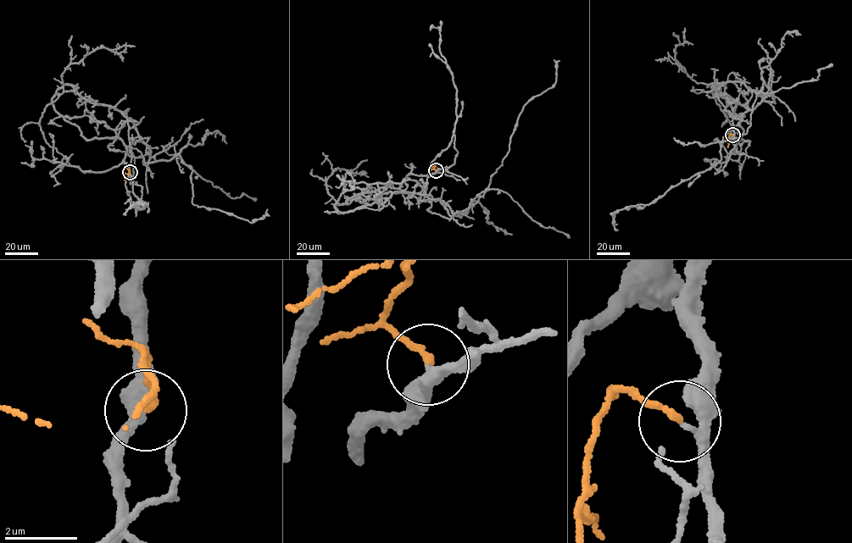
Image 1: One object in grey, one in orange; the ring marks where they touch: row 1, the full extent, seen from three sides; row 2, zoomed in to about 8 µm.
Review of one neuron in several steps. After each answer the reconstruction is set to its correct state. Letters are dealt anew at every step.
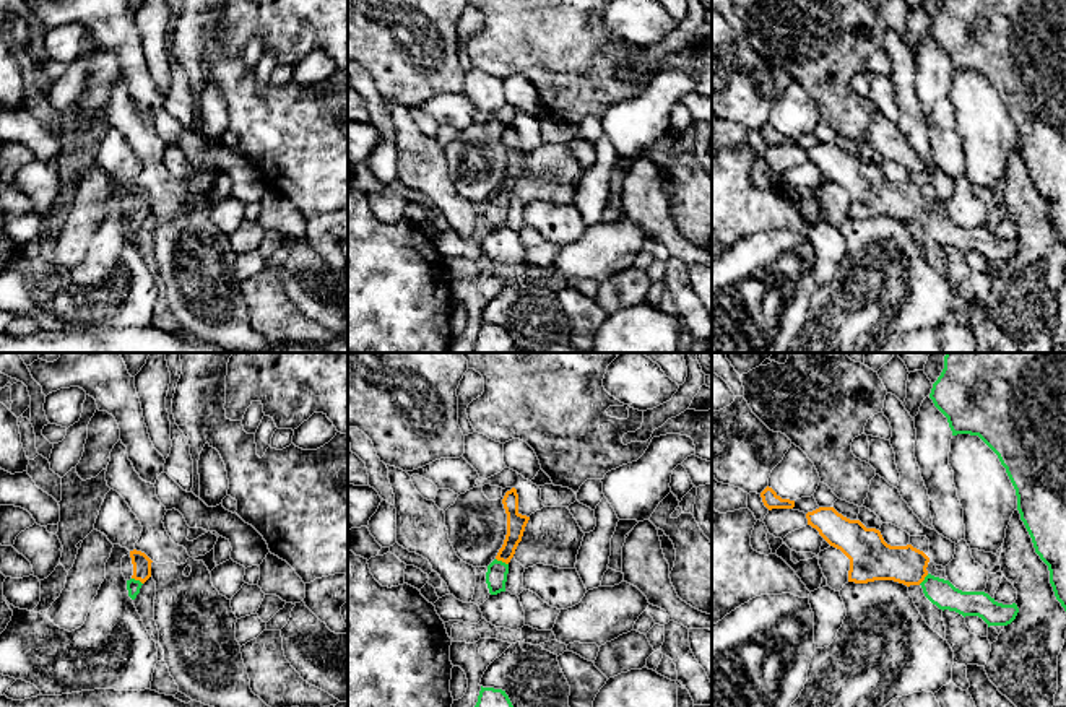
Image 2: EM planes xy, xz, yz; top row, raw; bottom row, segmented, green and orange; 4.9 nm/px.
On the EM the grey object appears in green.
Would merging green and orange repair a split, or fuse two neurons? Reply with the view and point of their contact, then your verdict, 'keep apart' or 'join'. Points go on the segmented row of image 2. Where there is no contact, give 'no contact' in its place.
xz (501, 561) | join

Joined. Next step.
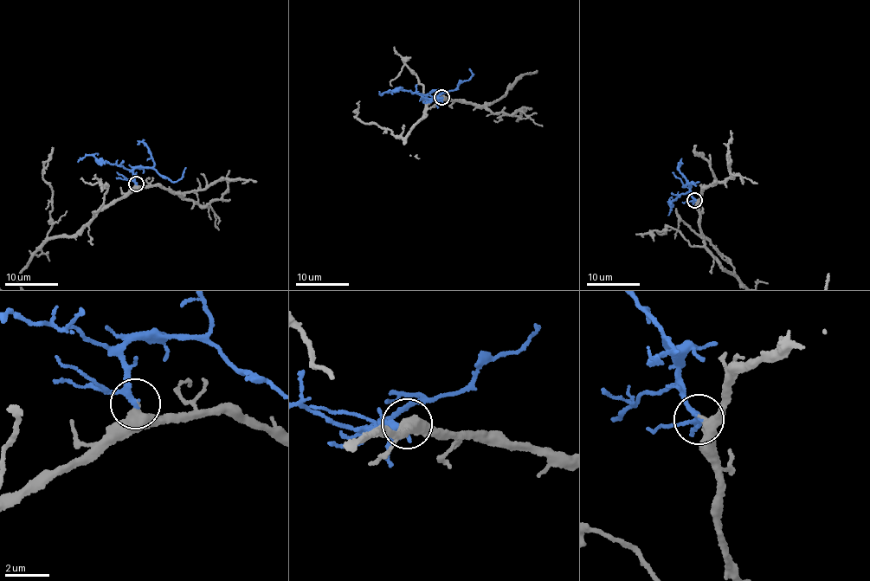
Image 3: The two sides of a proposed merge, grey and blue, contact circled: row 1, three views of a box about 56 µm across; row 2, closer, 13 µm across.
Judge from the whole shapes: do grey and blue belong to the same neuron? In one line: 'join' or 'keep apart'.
join

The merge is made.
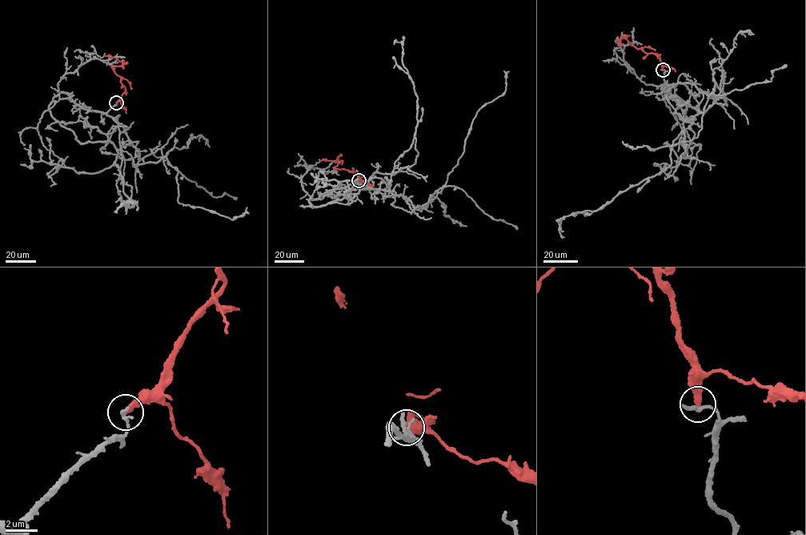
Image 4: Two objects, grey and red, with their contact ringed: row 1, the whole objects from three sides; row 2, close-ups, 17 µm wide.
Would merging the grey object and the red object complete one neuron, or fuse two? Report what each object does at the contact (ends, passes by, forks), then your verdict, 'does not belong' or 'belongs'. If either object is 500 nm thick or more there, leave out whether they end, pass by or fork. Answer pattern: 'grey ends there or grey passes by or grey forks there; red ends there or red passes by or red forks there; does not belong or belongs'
grey ends there; red ends there; does not belong

